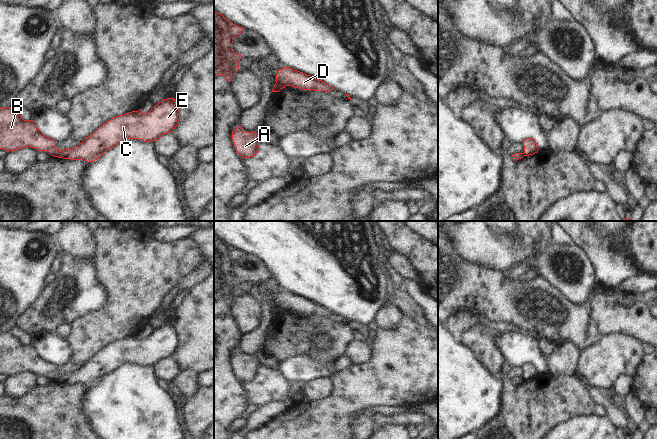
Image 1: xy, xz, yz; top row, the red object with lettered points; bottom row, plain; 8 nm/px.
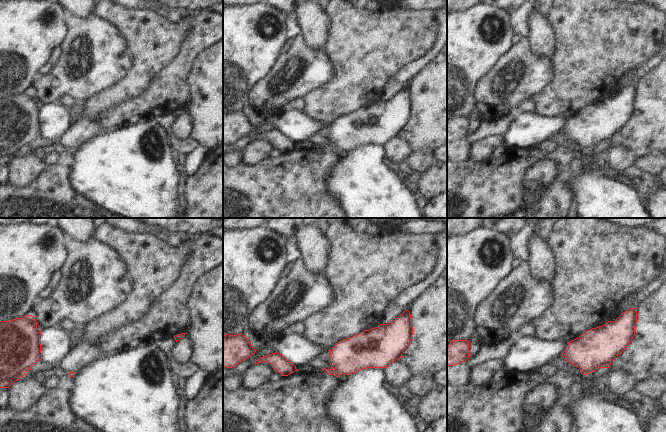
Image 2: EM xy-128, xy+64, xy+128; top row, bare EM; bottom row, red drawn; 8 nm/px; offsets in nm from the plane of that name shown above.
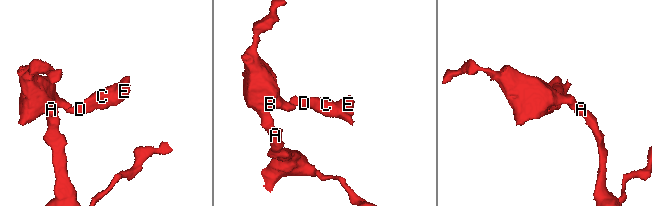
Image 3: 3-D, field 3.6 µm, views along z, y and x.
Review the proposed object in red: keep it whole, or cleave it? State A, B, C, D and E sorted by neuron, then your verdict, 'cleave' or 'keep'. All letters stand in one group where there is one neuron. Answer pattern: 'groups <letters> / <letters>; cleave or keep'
groups A B / C D E; cleave

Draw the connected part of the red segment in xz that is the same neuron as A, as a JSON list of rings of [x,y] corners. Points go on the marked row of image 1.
[[[241,126],[232,131],[232,140],[236,151],[242,158],[255,156],[261,142],[259,134],[254,131],[245,132]]]

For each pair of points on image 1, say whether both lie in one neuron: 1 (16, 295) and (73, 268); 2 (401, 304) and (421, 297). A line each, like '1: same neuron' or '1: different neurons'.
1: different neurons
2: different neurons

